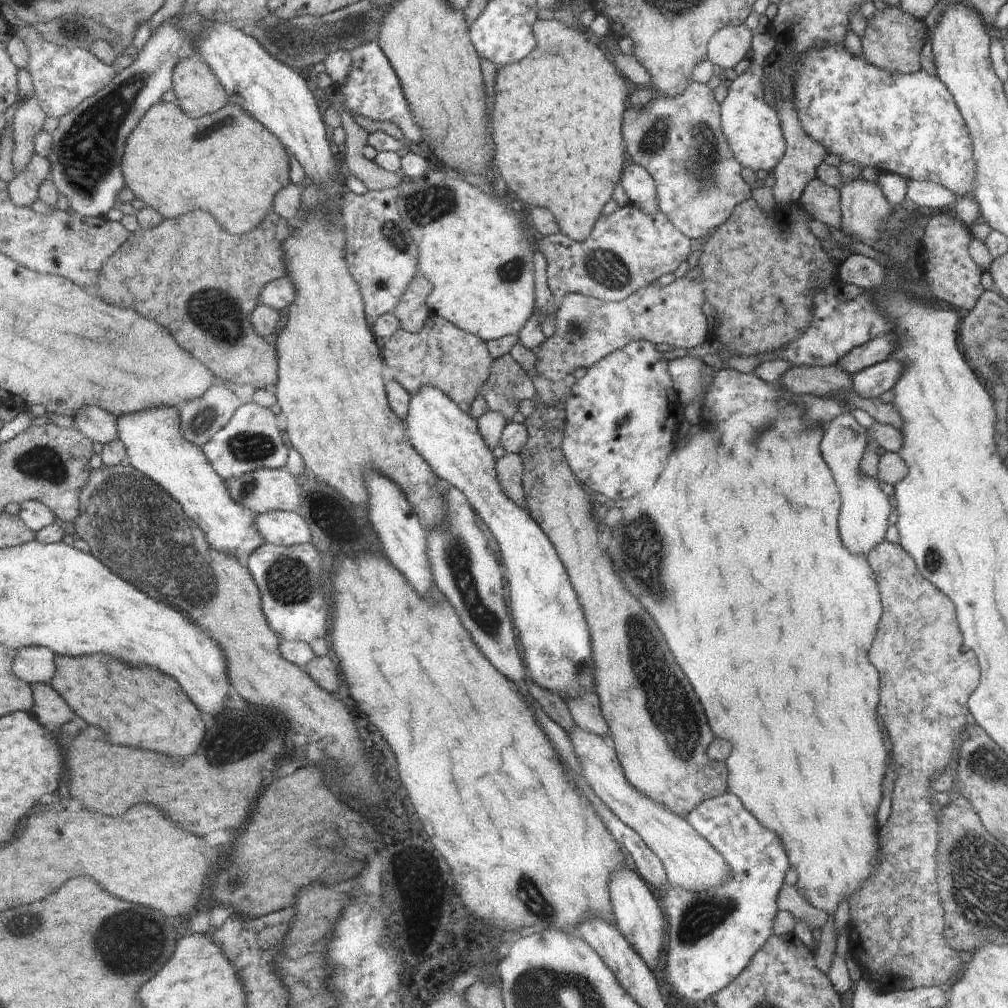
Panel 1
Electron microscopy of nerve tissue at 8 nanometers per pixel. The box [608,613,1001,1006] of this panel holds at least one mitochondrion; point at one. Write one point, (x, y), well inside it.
(700, 916)

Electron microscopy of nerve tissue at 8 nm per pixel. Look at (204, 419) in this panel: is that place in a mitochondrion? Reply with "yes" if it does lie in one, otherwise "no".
yes

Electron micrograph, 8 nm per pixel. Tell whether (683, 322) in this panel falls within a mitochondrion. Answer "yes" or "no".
no

